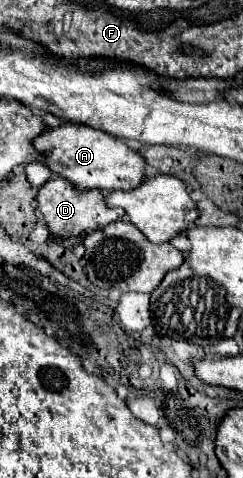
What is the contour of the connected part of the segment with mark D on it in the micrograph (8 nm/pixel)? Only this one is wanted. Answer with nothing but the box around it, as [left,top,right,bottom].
[36,179,124,237]

